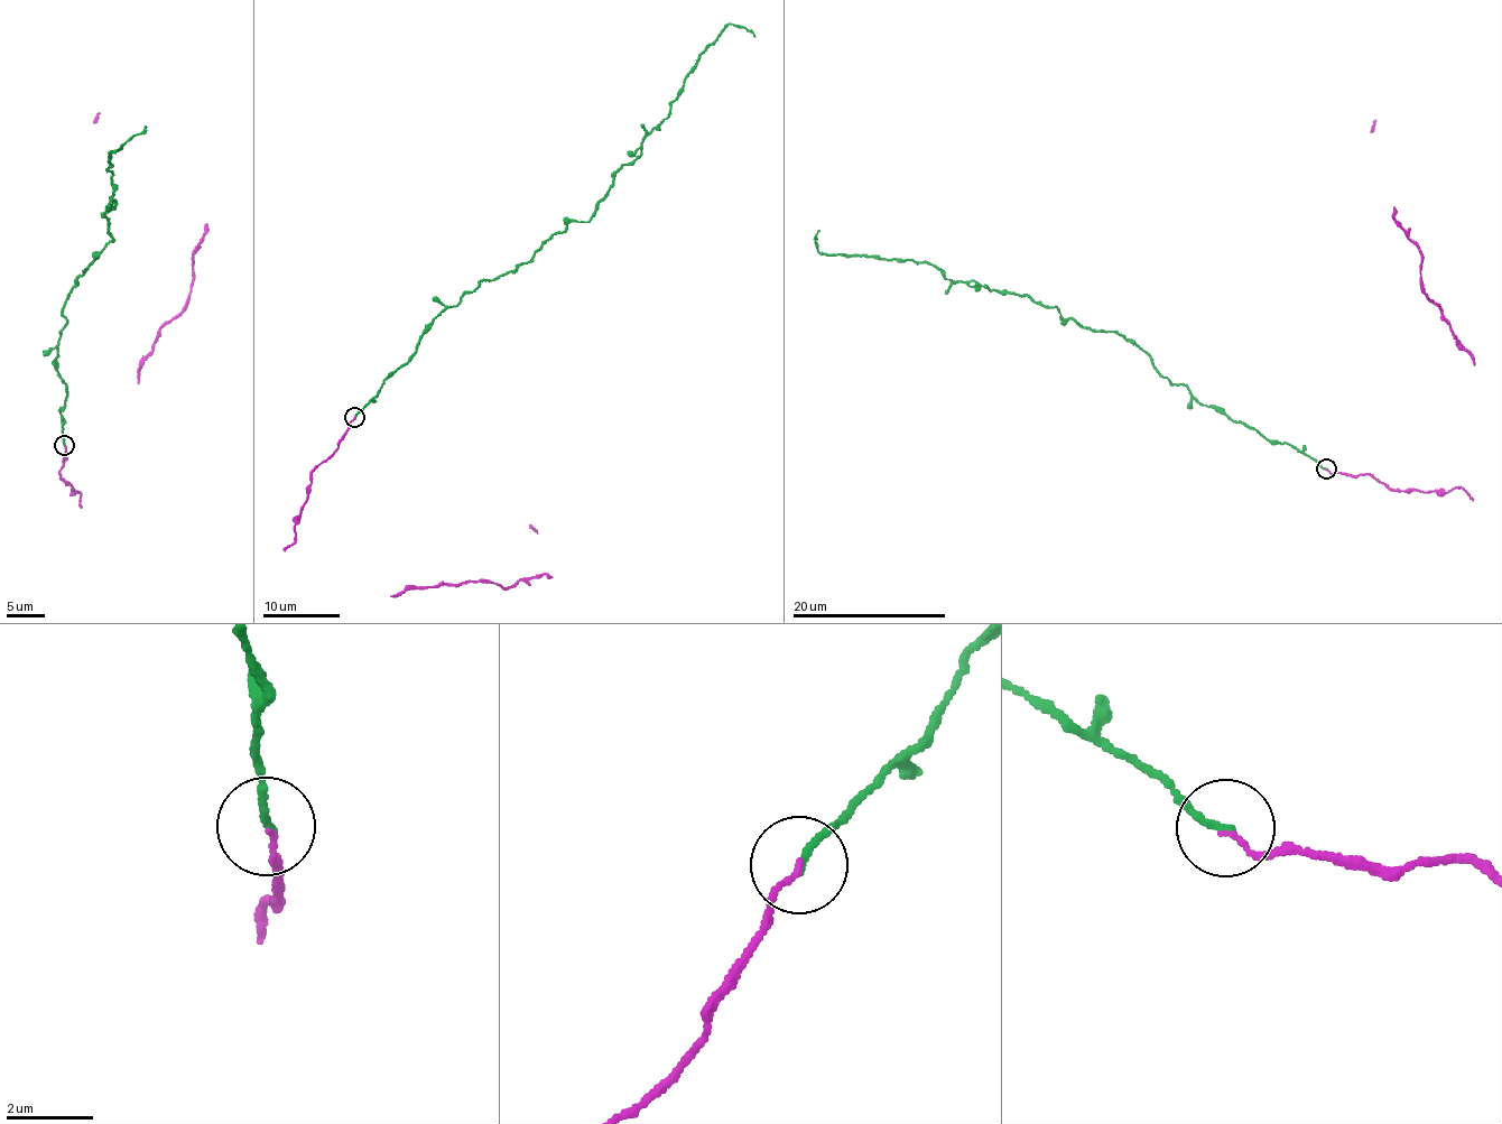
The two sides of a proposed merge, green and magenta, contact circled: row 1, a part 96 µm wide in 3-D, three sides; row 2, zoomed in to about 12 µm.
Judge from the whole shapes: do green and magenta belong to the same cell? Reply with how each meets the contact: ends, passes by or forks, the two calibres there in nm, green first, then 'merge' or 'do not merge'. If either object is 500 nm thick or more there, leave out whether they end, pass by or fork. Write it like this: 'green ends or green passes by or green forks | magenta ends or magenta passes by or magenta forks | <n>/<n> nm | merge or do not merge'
green ends | magenta ends | 160/100 nm | merge

